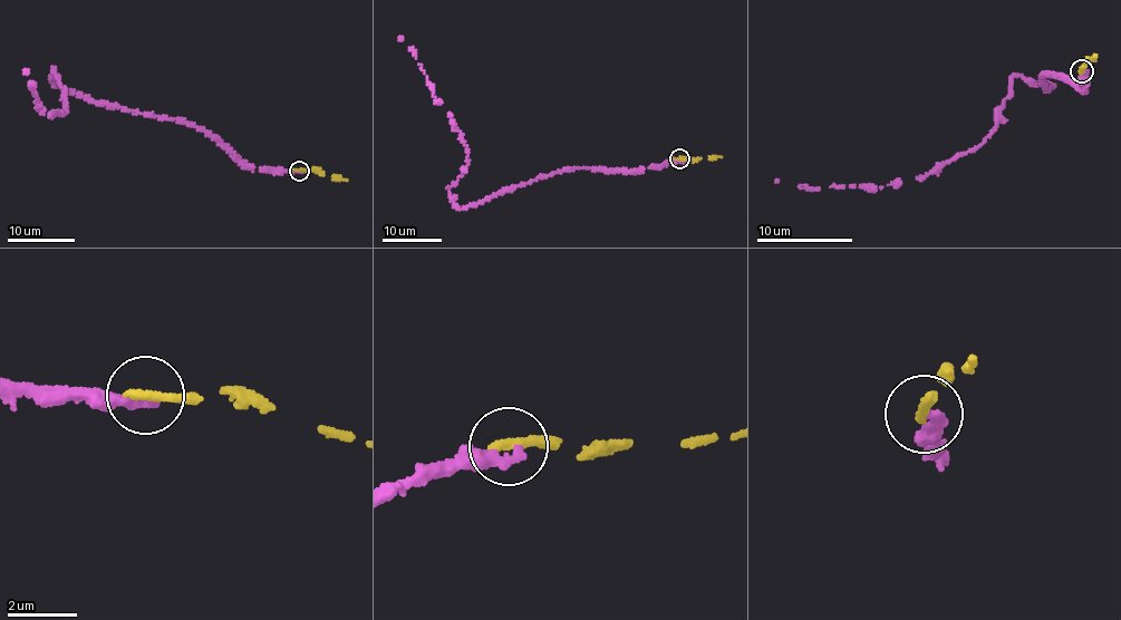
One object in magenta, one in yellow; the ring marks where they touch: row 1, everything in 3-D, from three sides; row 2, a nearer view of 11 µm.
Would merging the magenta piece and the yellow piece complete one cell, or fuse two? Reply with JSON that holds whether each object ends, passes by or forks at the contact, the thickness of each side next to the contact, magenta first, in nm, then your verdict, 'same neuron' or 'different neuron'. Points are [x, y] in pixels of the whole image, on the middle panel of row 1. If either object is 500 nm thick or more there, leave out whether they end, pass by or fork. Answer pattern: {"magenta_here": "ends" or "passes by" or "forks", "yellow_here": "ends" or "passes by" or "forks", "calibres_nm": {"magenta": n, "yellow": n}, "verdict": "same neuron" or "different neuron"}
{"magenta_here": "ends", "yellow_here": "ends", "calibres_nm": {"magenta": 280, "yellow": 320}, "verdict": "different neuron"}

